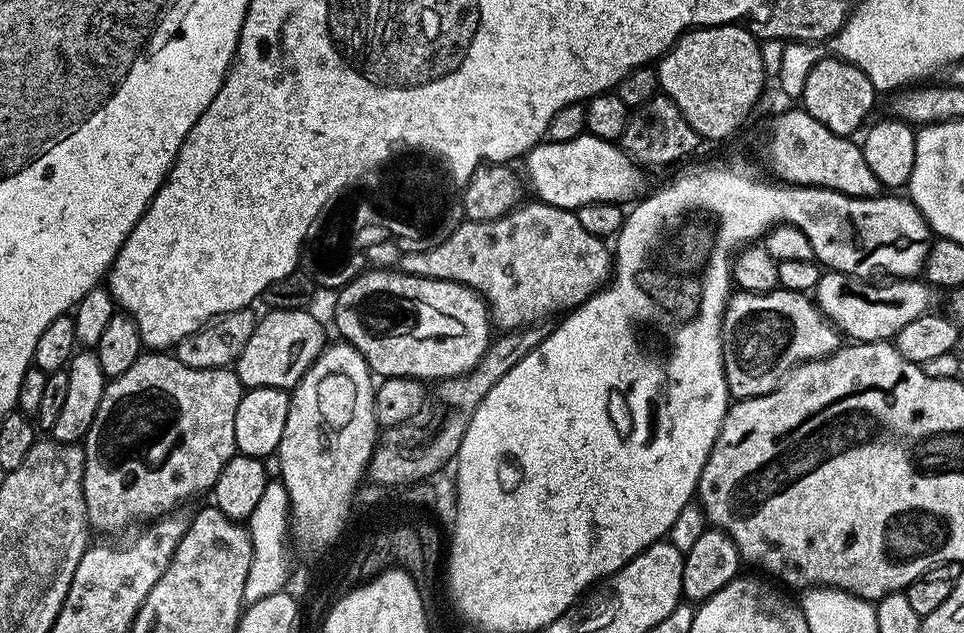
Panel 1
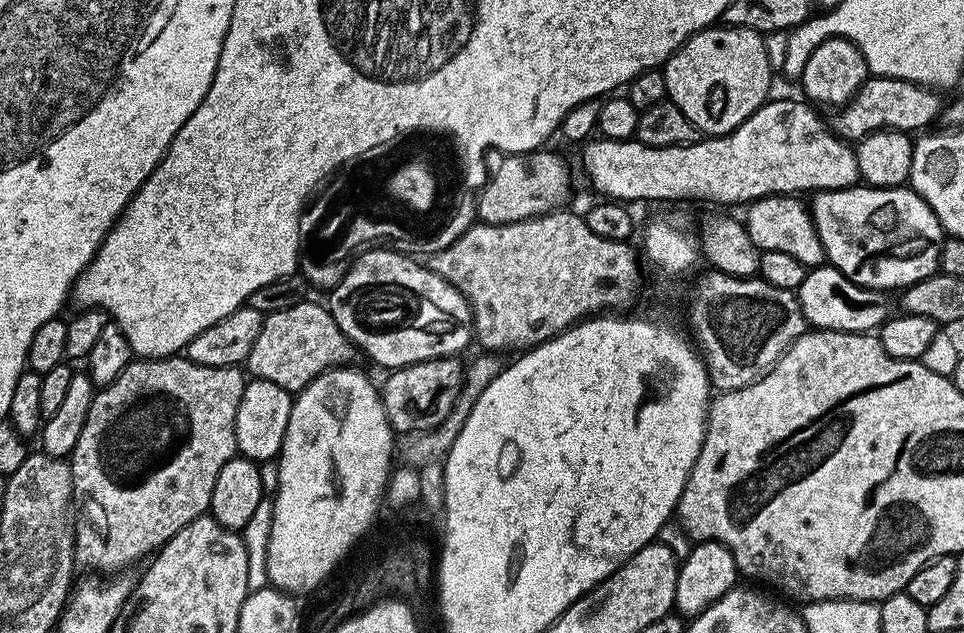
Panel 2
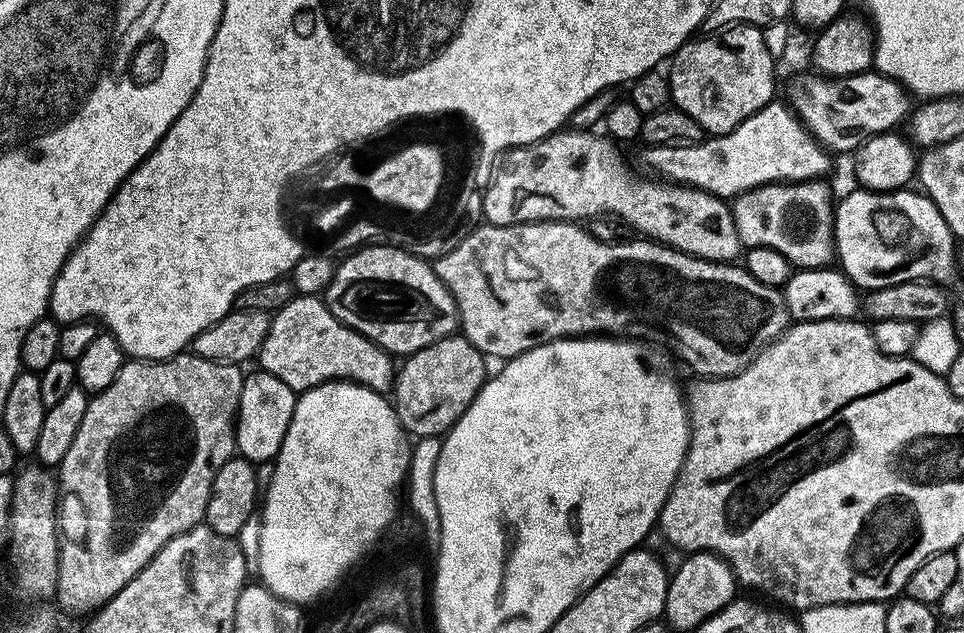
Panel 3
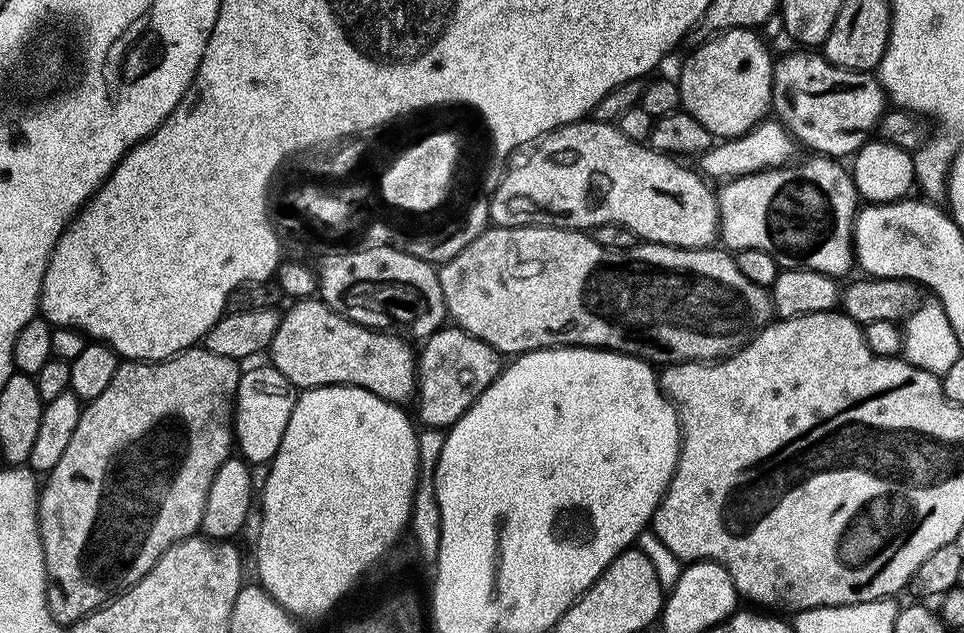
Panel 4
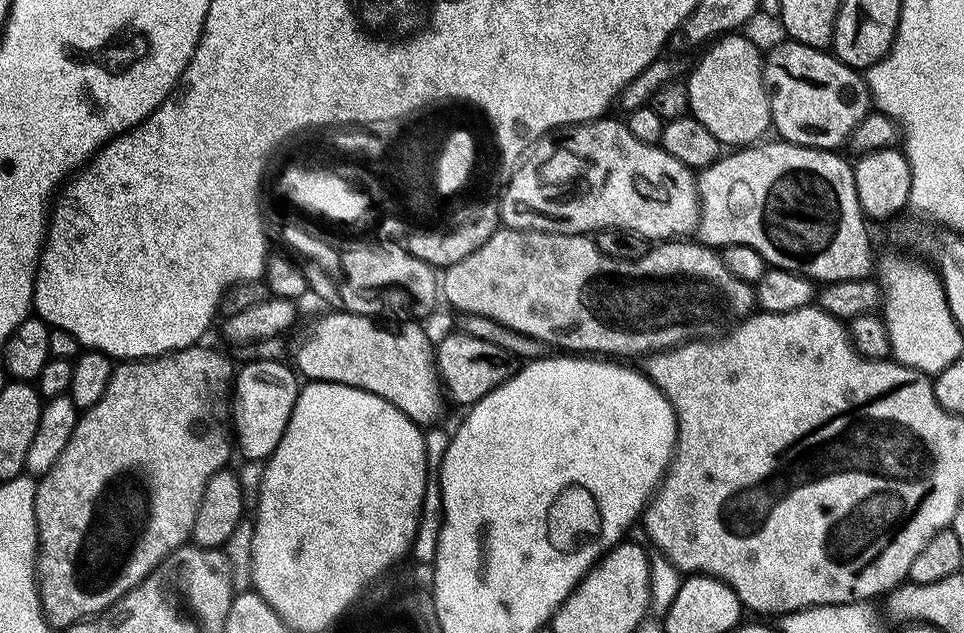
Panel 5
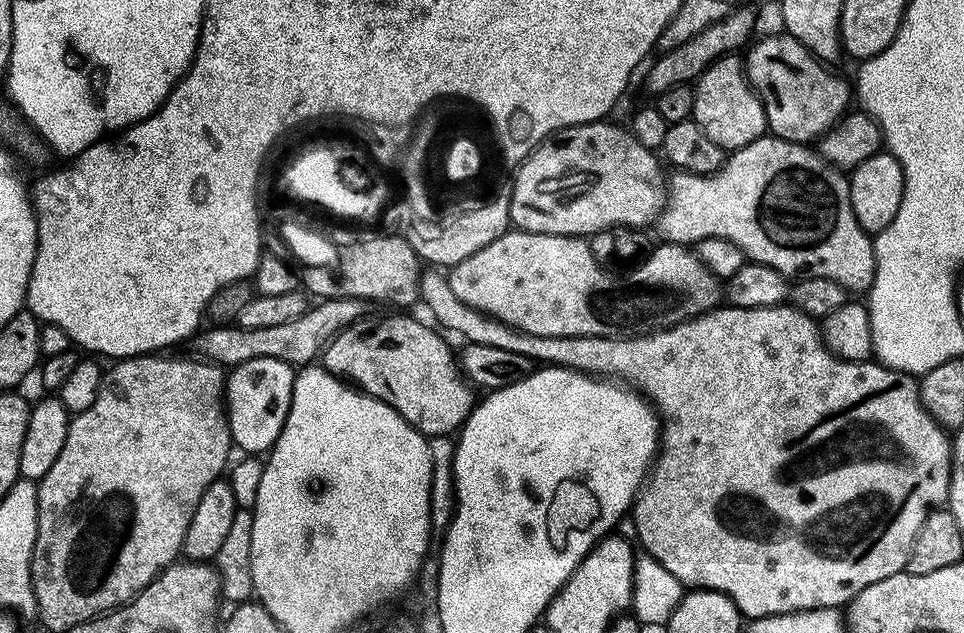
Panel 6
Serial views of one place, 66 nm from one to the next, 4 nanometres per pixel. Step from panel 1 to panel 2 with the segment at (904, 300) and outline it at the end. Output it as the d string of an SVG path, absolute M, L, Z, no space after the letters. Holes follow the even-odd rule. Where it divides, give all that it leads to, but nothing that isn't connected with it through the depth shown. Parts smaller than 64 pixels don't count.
M831 266L813 267L800 283L798 299L805 321L813 329L826 332L863 332L871 333L879 329L890 316L884 305L883 291L863 288L854 283L846 274Z

